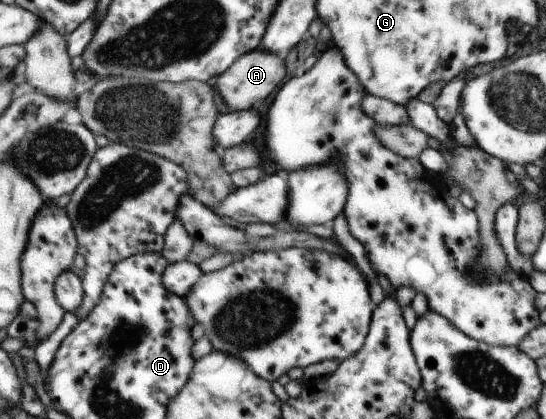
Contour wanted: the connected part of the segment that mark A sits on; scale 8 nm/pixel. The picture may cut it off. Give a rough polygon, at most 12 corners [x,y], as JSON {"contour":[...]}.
{"contour":[[244,54],[217,79],[232,110],[249,110],[285,77],[285,59]]}

